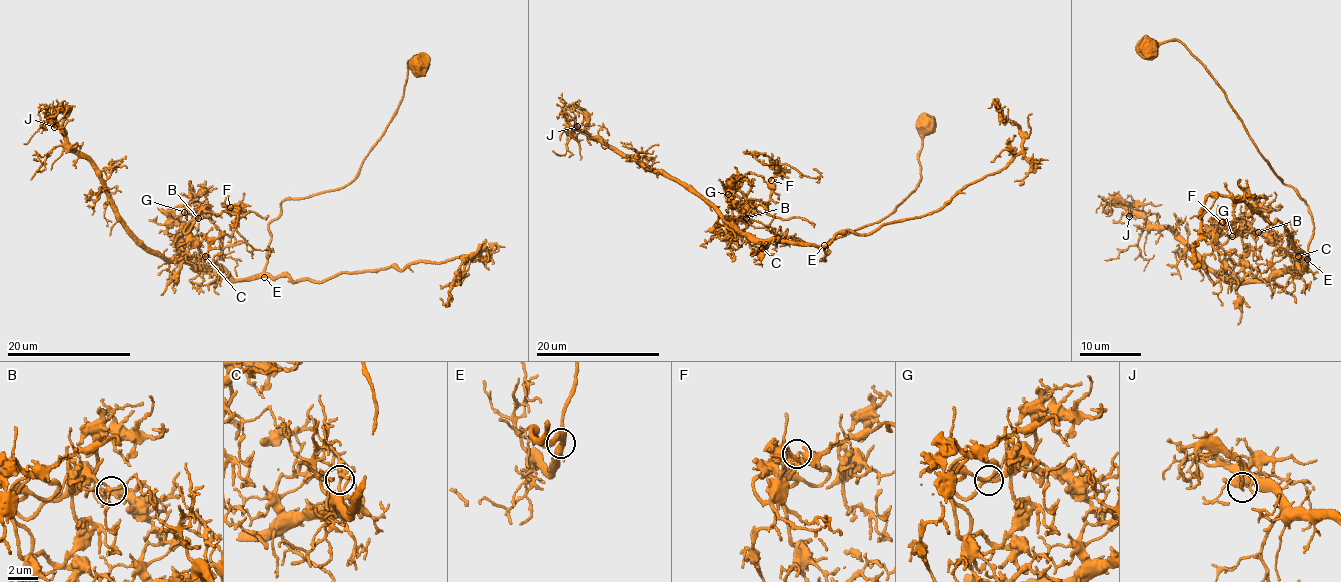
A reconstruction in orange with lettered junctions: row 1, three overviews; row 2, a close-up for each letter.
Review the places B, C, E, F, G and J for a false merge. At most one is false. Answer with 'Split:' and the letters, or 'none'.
Split: B

